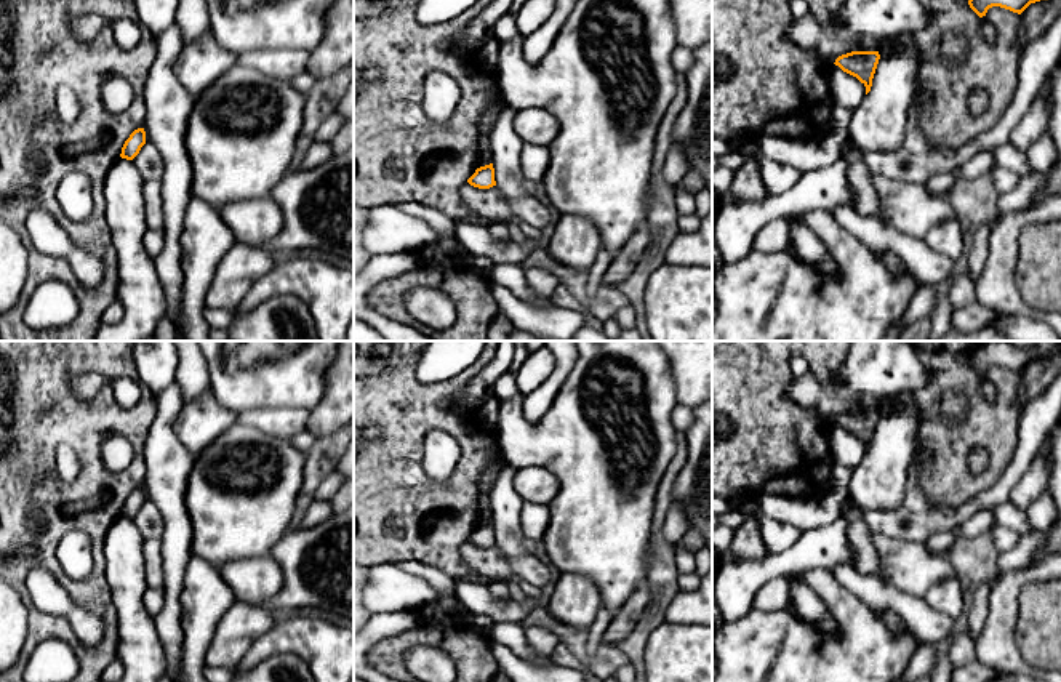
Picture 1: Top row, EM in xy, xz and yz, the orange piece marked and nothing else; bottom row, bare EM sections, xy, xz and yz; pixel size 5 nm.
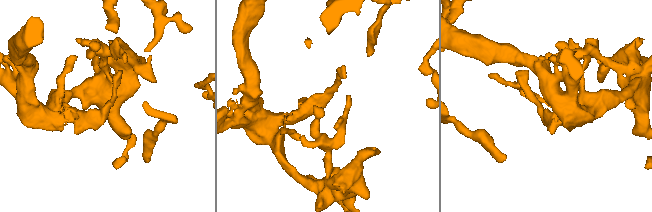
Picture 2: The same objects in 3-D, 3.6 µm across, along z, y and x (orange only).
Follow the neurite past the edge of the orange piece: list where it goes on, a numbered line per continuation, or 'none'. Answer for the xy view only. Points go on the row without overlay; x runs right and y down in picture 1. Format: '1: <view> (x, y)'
none

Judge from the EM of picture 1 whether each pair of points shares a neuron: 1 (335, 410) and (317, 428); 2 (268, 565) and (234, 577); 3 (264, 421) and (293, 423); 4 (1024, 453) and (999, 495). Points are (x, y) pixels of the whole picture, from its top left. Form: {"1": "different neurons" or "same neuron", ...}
{"1": "same neuron", "2": "same neuron", "3": "same neuron", "4": "same neuron"}

